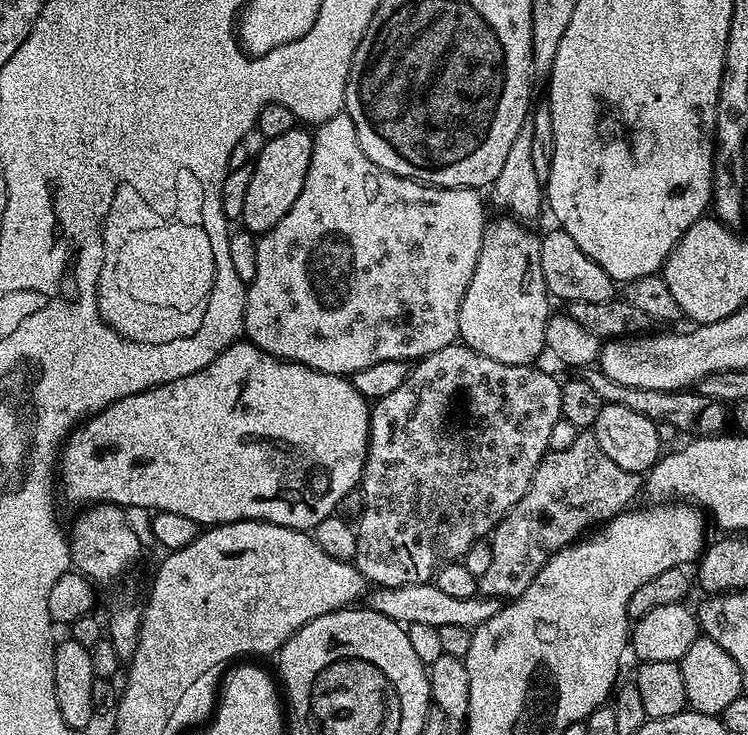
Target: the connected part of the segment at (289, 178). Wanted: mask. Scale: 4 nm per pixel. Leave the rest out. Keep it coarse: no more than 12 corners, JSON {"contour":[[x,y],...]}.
{"contour":[[286,130],[254,156],[247,231],[278,226],[302,194],[313,133]]}

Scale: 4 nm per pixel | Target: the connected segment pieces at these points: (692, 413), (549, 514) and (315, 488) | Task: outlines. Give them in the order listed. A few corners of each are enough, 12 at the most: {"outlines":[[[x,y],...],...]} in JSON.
{"outlines":[[[593,371],[605,404],[626,406],[677,434],[718,436],[726,404],[697,390],[634,390]],[[581,431],[492,531],[479,595],[515,601],[554,553],[633,507],[641,477]],[[232,344],[89,416],[79,506],[311,530],[370,404]]]}

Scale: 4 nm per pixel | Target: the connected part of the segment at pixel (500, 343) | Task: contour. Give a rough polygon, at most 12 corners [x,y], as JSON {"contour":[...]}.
{"contour":[[485,235],[459,339],[494,362],[545,351],[541,237]]}

